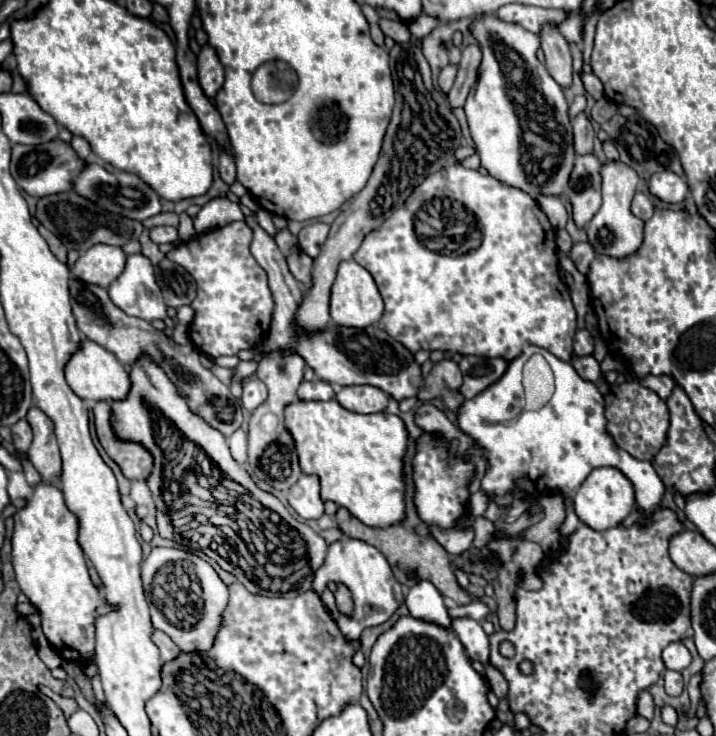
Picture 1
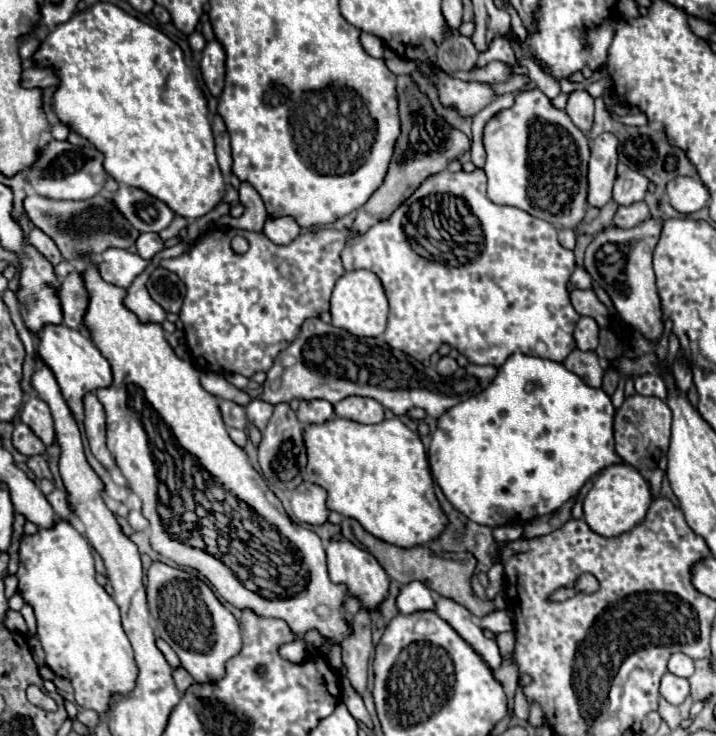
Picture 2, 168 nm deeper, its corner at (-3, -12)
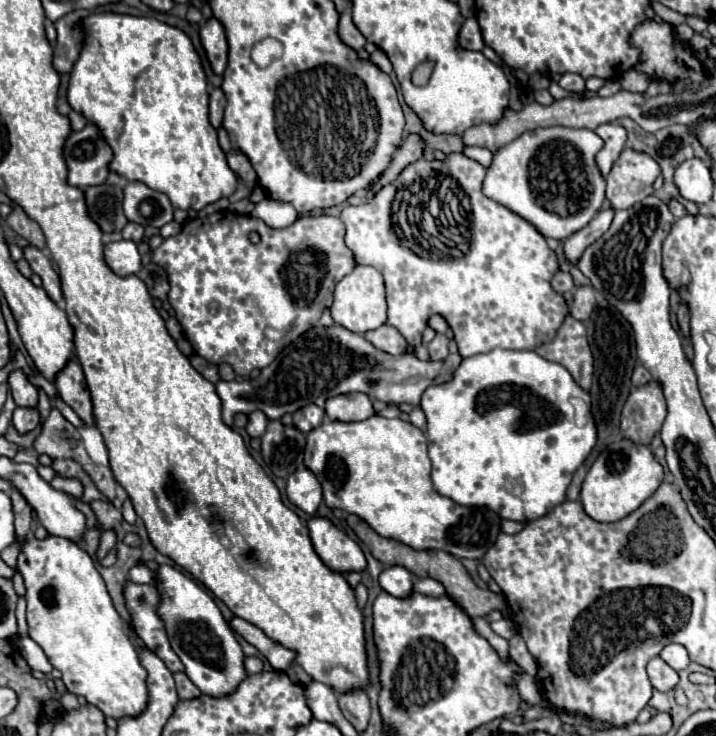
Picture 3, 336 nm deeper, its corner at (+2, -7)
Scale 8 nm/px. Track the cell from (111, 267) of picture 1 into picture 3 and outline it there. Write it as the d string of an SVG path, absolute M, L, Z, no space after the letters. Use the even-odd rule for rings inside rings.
M110 241L104 247L104 257L108 267L116 273L116 275L134 275L142 269L142 261L140 261L140 253L134 241Z

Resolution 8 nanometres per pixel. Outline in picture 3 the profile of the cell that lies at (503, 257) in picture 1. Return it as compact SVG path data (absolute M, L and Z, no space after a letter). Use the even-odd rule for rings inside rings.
M448 153L444 161L418 159L392 183L376 191L372 199L360 205L348 205L340 215L346 225L346 245L352 249L356 263L372 265L384 275L388 301L386 323L396 327L410 347L420 345L428 317L434 313L440 313L450 323L462 357L492 349L534 349L554 337L568 313L564 297L550 287L550 279L558 271L556 253L528 221L484 197L484 175L486 169L464 153ZM434 173L456 179L472 205L470 249L462 257L448 255L446 261L430 259L438 255L424 251L420 245L410 243L406 247L400 243L390 221L390 205L396 191Z

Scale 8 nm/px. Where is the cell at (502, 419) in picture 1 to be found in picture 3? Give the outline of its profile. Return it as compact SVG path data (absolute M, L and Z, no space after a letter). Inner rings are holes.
M498 349L486 355L474 355L468 359L462 359L460 365L456 367L456 371L452 373L450 381L440 383L440 385L432 385L422 393L420 399L420 407L428 419L428 457L432 461L432 481L434 481L434 489L456 501L458 505L484 505L492 511L496 511L502 519L512 519L512 521L532 521L532 519L540 519L544 515L548 515L548 511L552 511L552 507L560 505L566 499L566 489L572 481L574 471L582 465L582 461L588 457L588 453L592 451L594 443L596 443L596 427L594 421L586 423L584 427L578 427L574 423L574 407L570 405L570 397L580 397L586 403L590 403L590 395L586 391L582 391L576 381L572 379L572 375L558 363L546 361L544 357L540 357L534 351L506 351L506 349Z

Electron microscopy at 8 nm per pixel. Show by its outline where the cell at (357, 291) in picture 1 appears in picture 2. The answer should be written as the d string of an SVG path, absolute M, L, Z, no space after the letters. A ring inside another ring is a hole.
M355 270L355 272L345 272L333 290L331 296L331 316L333 316L333 326L345 328L353 336L379 336L385 332L387 326L387 298L383 292L383 286L379 278L369 272L369 270Z

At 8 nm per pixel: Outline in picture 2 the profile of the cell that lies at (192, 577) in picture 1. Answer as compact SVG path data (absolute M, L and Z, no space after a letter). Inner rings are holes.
M153 562L147 572L147 602L155 634L165 640L195 682L215 682L225 674L225 662L241 650L237 618L217 600L213 590L195 574Z

